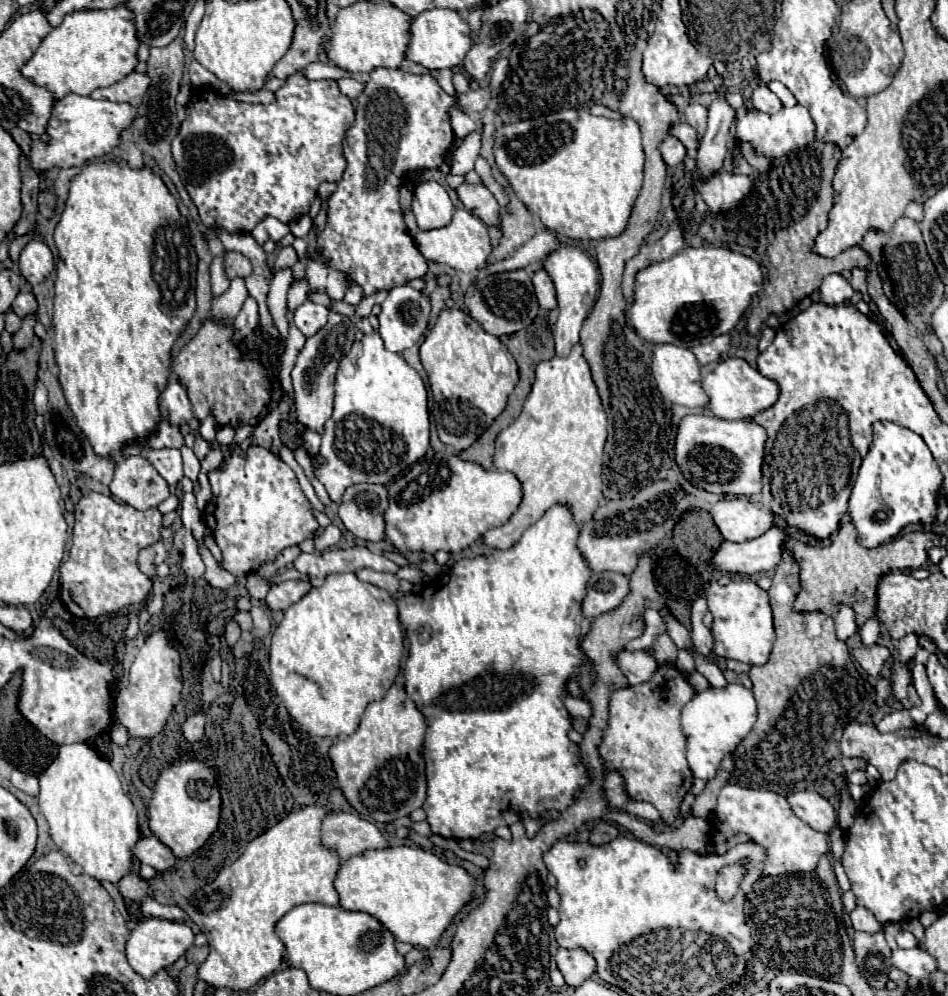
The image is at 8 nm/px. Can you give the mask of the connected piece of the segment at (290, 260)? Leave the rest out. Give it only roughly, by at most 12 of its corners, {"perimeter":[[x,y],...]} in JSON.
{"perimeter":[[292,246],[280,250],[274,270],[294,266],[298,262]]}

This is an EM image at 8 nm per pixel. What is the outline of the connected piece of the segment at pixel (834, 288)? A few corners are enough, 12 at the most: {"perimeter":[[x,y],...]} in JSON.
{"perimeter":[[840,274],[822,280],[820,300],[838,306],[854,296],[850,282]]}

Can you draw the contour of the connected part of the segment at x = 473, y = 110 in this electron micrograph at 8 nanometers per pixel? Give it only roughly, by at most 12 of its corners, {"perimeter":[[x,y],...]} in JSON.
{"perimeter":[[490,86],[460,94],[458,104],[466,114],[478,114],[492,98]]}

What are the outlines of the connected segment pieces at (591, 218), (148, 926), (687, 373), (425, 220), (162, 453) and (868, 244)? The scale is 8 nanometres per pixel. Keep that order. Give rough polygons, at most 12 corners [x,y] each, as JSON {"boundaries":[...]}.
{"boundaries":[[[632,118],[500,124],[500,172],[550,232],[624,232],[640,192]],[[146,918],[126,944],[144,978],[172,966],[194,944],[184,922]],[[656,344],[652,374],[664,400],[710,400],[688,348]],[[438,182],[414,190],[420,230],[450,224],[454,204]],[[148,450],[148,460],[170,486],[182,480],[180,450]],[[868,230],[862,248],[872,260],[882,258],[882,248],[890,240],[888,232]]]}

